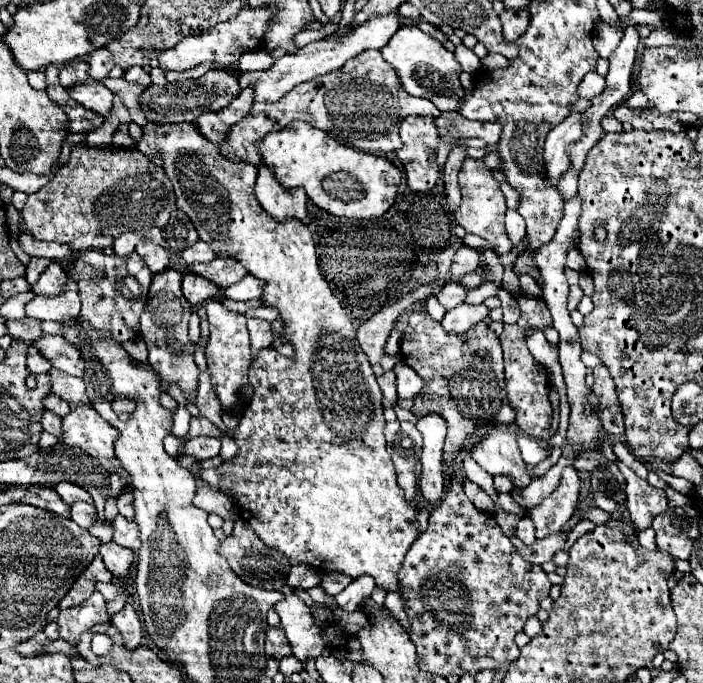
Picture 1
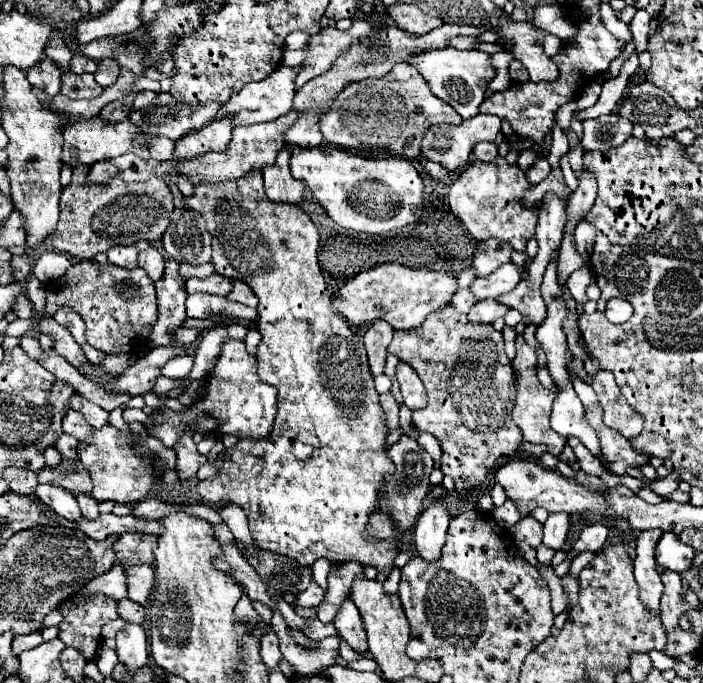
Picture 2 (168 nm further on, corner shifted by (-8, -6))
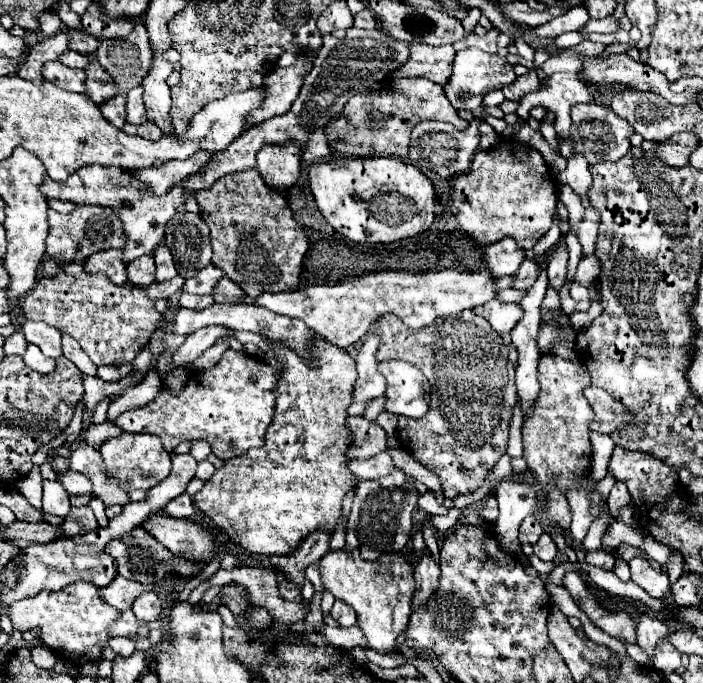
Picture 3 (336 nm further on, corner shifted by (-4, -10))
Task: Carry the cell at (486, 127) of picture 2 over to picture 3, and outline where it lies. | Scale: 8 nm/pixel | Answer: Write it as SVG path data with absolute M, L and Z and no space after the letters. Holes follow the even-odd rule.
M474 118L466 130L456 130L450 124L444 122L420 122L414 130L412 130L412 140L410 140L410 160L424 168L430 170L442 178L452 178L458 176L462 172L466 172L470 168L472 156L478 150L478 142L480 142L480 124L484 122L484 118Z

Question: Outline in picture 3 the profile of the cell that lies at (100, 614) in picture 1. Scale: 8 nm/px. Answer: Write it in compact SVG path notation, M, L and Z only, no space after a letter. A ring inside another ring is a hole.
M74 582L60 592L42 590L34 598L24 598L24 600L12 604L8 608L8 614L14 624L14 630L26 632L28 626L30 628L40 626L42 640L50 650L54 650L62 658L68 658L74 662L84 662L84 658L98 660L100 652L108 644L106 628L112 620L118 618L120 612L100 598L98 588L94 584Z

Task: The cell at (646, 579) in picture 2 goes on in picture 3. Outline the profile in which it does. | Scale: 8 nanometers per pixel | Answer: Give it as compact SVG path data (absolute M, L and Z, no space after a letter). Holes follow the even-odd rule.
M638 612L638 644L640 648L644 648L648 652L648 656L654 658L654 646L658 640L662 640L666 634L670 632L670 628L658 620L656 616L650 616L648 612Z

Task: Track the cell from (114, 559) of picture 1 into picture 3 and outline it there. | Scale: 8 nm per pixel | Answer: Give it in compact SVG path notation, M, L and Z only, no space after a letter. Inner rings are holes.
M152 590L152 592L144 592L140 594L134 604L132 604L132 610L136 614L138 620L142 622L152 622L152 620L158 620L160 614L162 614L162 602L158 598L158 594Z

